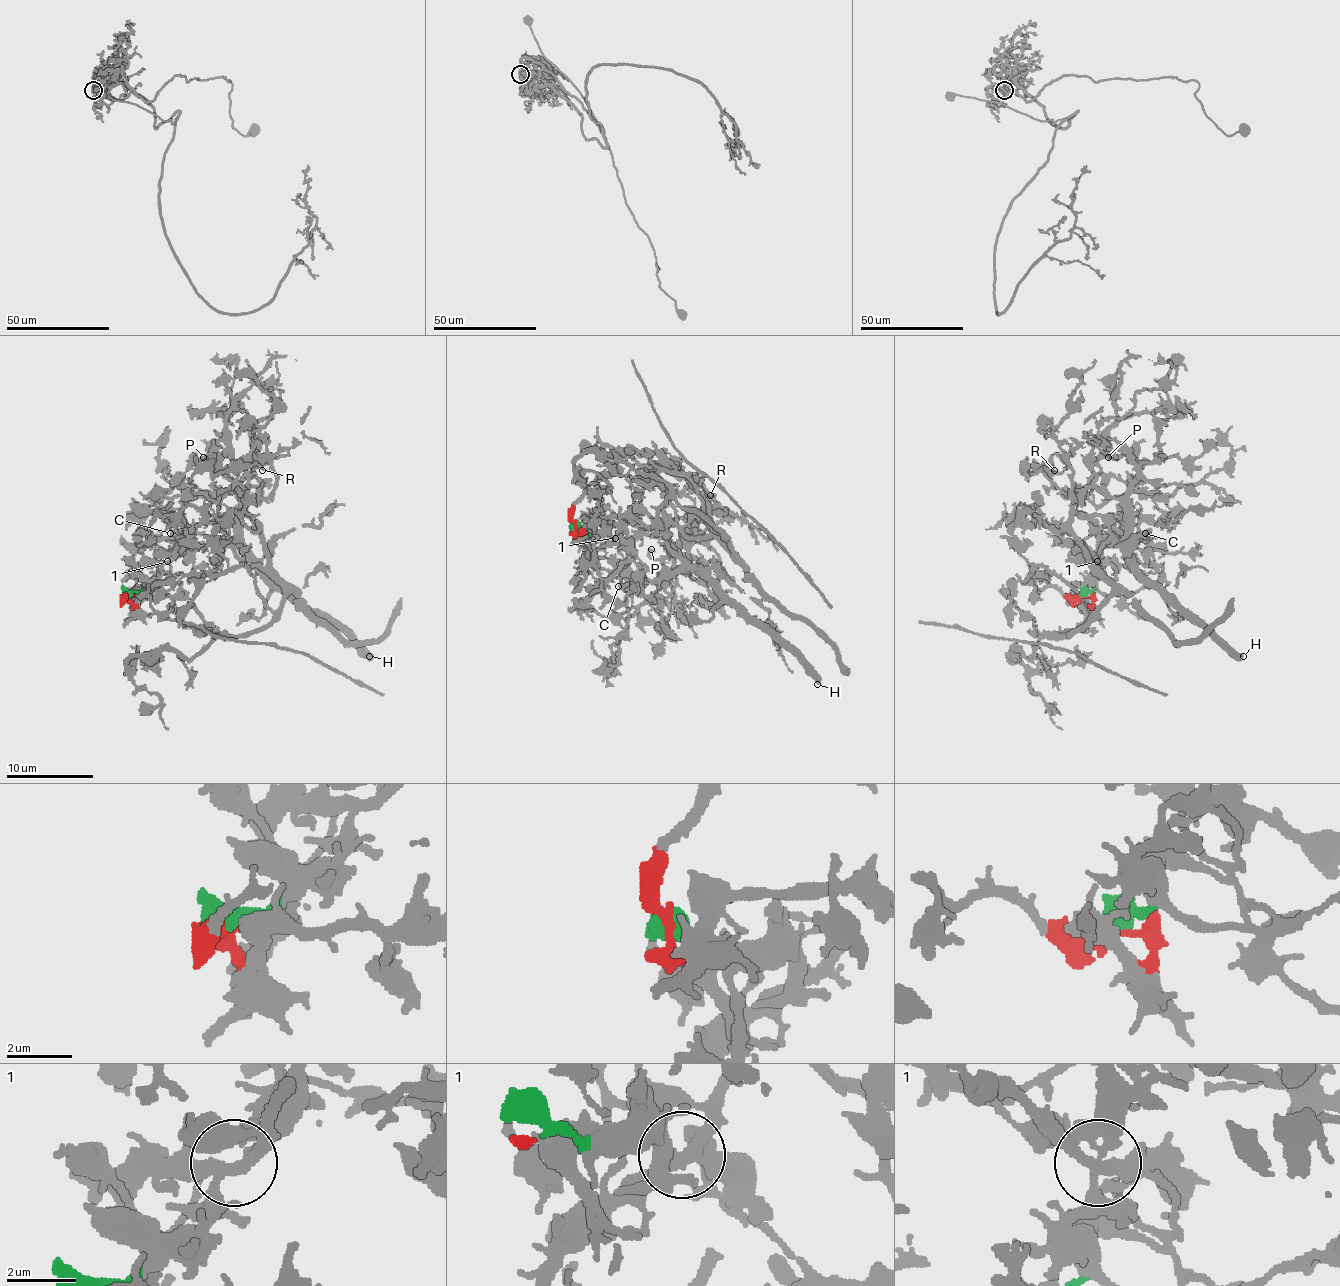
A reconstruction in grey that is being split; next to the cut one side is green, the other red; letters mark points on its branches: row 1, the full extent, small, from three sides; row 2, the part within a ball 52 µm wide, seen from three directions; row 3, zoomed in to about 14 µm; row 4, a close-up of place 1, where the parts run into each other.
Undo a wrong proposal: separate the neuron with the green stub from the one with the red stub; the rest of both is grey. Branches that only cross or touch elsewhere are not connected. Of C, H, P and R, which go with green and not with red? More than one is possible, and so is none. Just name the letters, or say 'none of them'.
C, H

